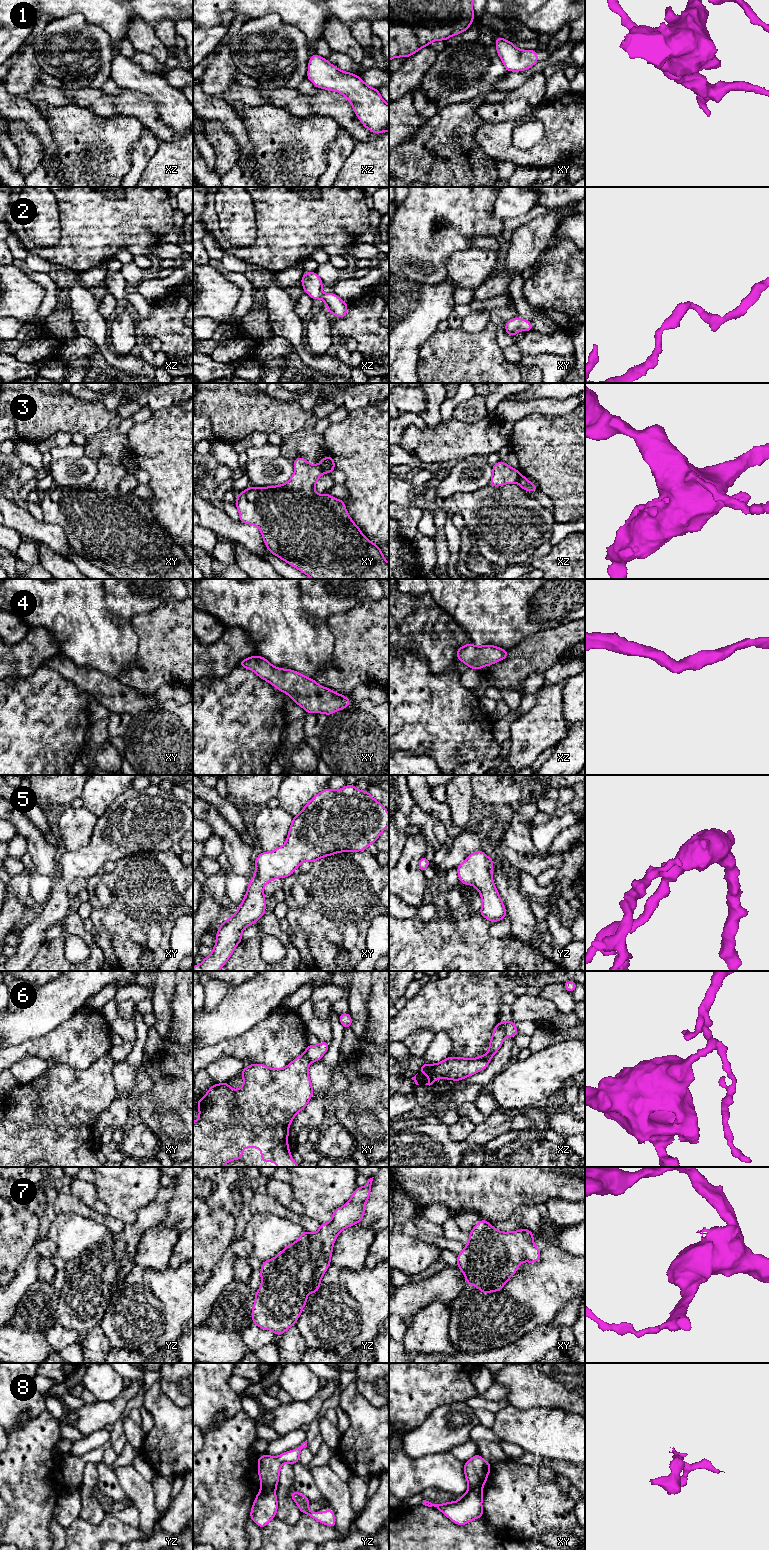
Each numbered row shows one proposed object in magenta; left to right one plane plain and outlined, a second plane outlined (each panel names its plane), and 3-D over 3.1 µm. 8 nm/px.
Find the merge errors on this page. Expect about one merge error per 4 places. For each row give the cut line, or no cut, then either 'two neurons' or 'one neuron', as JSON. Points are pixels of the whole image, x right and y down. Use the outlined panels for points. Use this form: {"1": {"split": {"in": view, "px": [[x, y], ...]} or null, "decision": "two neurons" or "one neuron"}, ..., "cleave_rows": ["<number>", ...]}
{"1": {"split": null, "decision": "one neuron"}, "2": {"split": null, "decision": "one neuron"}, "3": {"split": {"in": "xy", "px": [[320, 464], [324, 472]]}, "decision": "two neurons"}, "4": {"split": null, "decision": "one neuron"}, "5": {"split": null, "decision": "one neuron"}, "6": {"split": null, "decision": "one neuron"}, "7": {"split": null, "decision": "one neuron"}, "8": {"split": {"in": "yz", "px": [[275, 1486], [262, 1488]]}, "decision": "two neurons"}, "cleave_rows": ["3", "8"]}

